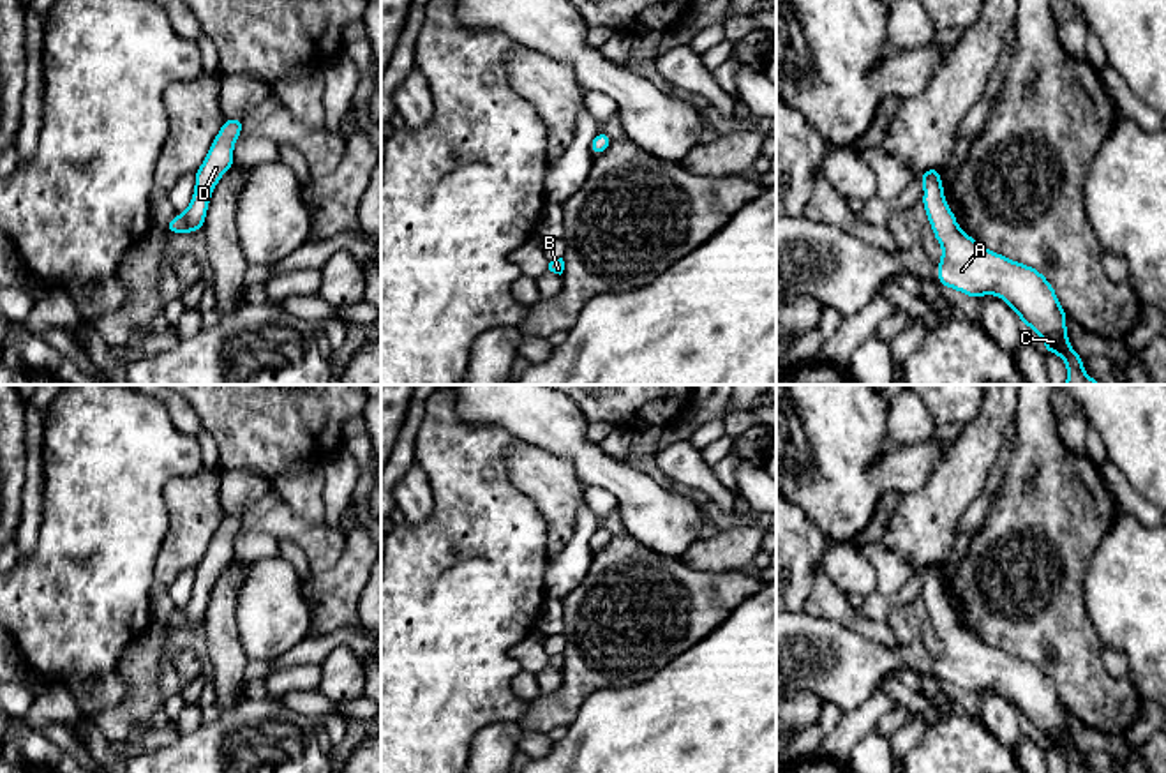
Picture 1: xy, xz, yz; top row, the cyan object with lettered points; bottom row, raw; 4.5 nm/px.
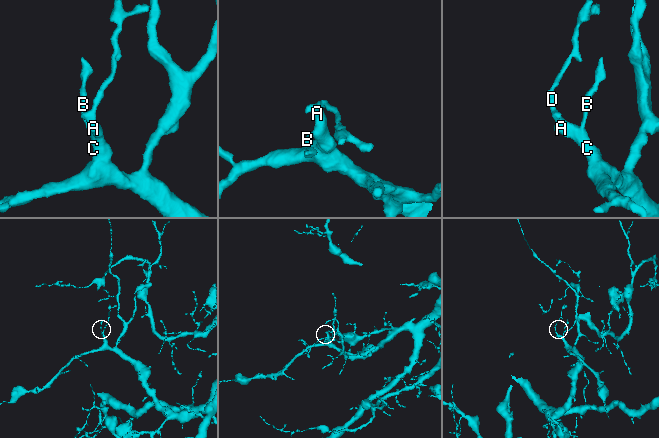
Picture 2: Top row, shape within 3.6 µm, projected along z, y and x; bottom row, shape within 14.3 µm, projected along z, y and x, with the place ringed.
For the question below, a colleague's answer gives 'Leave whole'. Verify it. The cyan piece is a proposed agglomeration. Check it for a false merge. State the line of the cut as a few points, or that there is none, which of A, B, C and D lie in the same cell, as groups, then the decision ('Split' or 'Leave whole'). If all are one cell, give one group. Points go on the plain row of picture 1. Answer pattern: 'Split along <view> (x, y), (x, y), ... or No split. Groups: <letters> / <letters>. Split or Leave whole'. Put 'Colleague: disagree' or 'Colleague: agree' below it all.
No split. Groups: A B C D. Leave whole
Colleague: agree

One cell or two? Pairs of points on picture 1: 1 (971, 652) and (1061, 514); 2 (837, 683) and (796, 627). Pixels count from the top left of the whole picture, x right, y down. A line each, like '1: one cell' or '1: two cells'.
1: two cells
2: one cell

